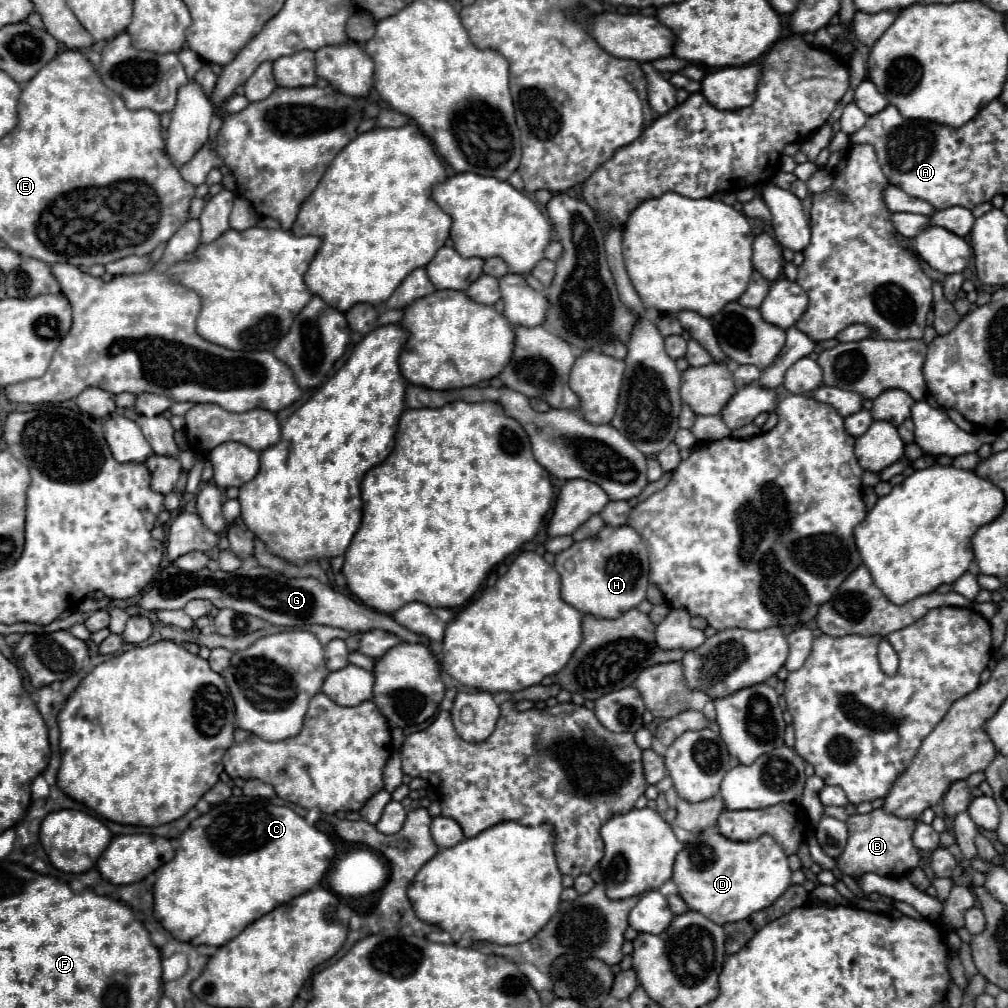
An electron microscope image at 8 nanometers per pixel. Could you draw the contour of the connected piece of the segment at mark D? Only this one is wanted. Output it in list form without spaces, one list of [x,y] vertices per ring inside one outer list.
[[[702,832],[684,844],[674,862],[674,880],[680,886],[680,898],[690,910],[718,924],[738,922],[752,912],[768,908],[792,884],[790,874],[786,854],[768,834],[752,842],[734,842],[718,832]]]

